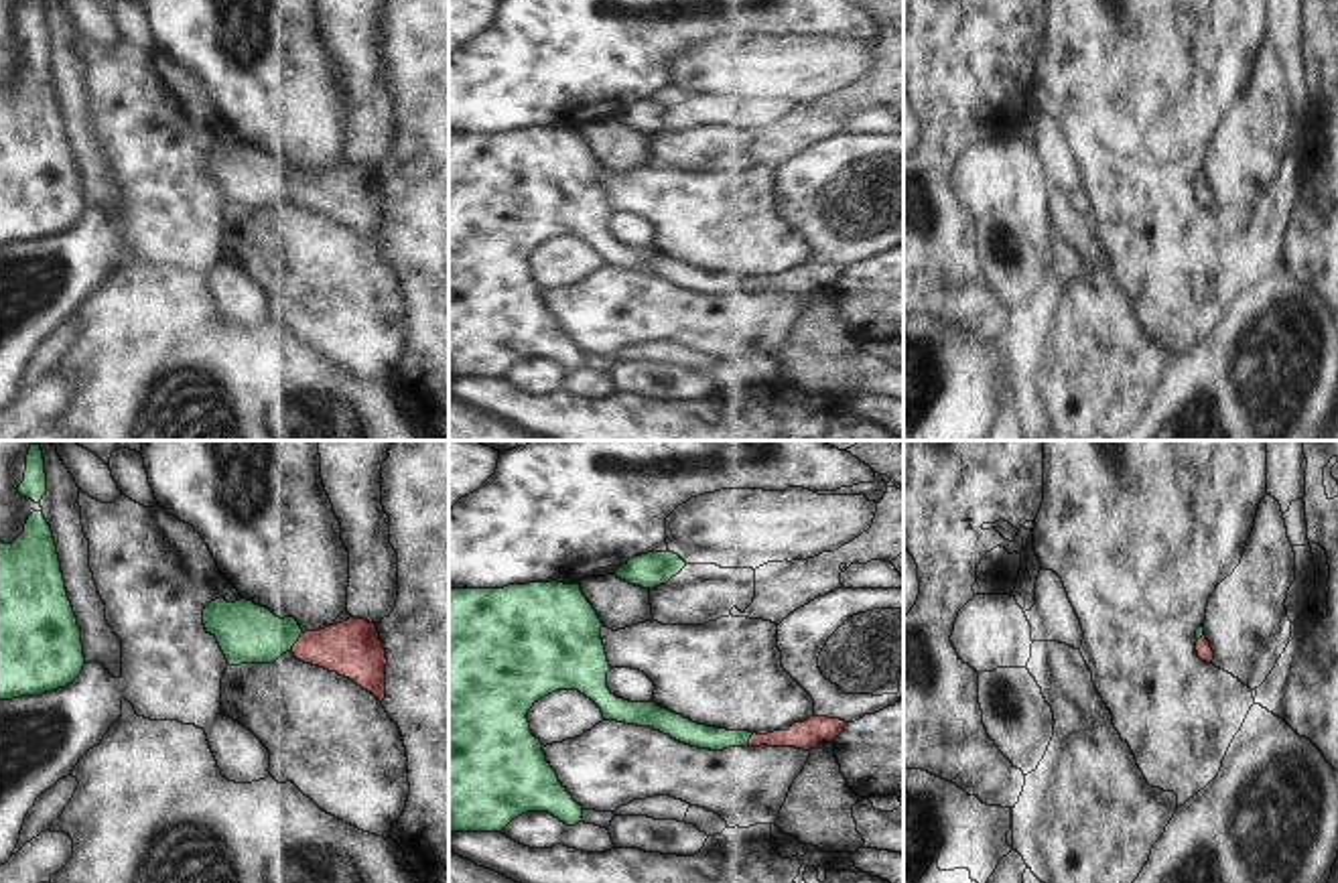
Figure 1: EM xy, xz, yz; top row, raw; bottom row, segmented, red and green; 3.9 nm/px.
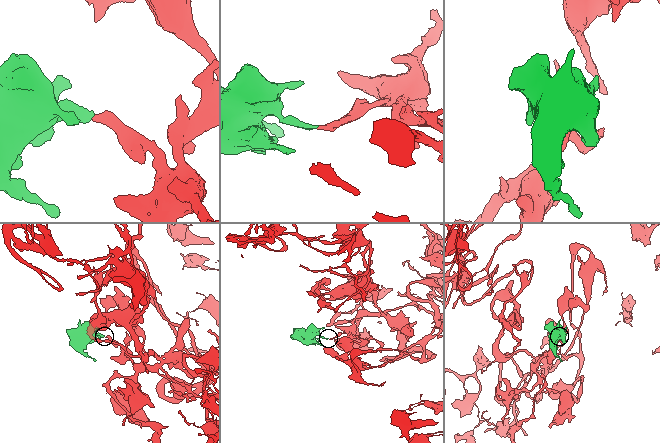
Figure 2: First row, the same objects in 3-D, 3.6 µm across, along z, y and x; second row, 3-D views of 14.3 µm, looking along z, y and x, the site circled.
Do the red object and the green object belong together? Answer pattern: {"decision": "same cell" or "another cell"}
{"decision": "same cell"}

